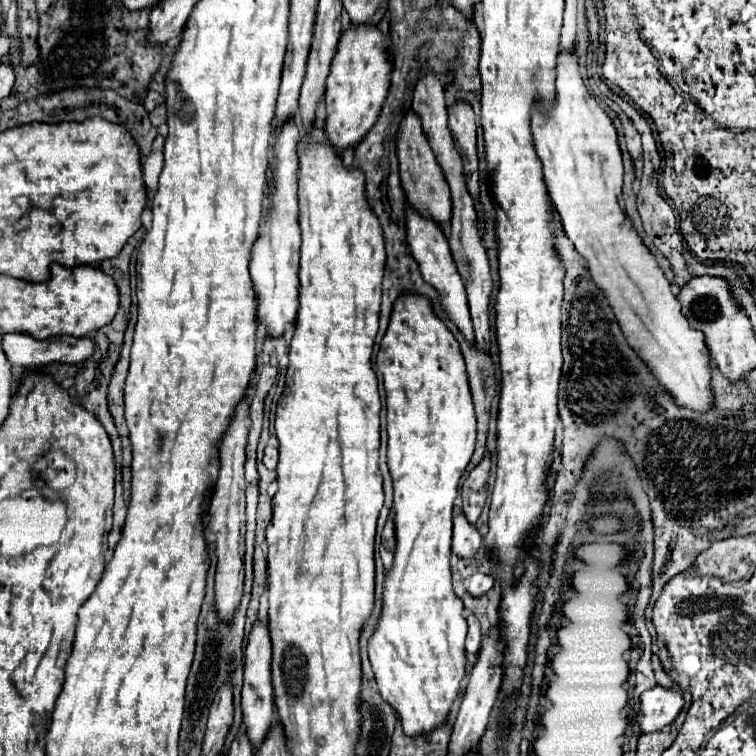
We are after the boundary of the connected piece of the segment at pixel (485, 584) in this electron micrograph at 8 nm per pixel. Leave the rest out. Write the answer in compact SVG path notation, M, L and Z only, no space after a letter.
M472 574L472 576L468 576L468 578L464 580L466 592L468 592L470 596L474 596L474 598L484 596L492 586L494 586L494 582L492 582L492 578L490 578L488 574Z

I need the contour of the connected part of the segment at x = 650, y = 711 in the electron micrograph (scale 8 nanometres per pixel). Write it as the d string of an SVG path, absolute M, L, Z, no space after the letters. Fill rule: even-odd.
M652 688L646 690L640 696L640 712L638 712L638 726L642 734L650 734L656 730L662 730L664 726L668 726L670 722L674 722L674 718L678 716L678 712L684 706L684 698L680 692L674 690L666 690L666 688Z

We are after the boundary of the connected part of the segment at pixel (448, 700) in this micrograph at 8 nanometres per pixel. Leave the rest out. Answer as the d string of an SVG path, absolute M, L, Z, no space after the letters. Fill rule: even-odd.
M400 294L396 298L388 330L380 342L376 366L382 372L386 390L388 468L394 482L394 518L392 514L388 516L382 532L380 558L384 562L384 570L392 570L386 574L382 616L374 636L368 642L368 654L382 698L398 712L404 734L418 738L430 734L432 728L438 728L448 720L466 676L466 620L462 616L462 600L454 594L450 584L450 538L458 480L474 452L476 414L458 340L434 314L432 302L428 302L422 294Z

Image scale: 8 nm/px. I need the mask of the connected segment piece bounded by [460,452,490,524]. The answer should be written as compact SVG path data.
M486 452L482 462L468 474L460 488L462 496L462 510L470 524L476 524L476 520L482 514L482 508L486 504L486 488L488 488L488 476L490 476L490 454Z

